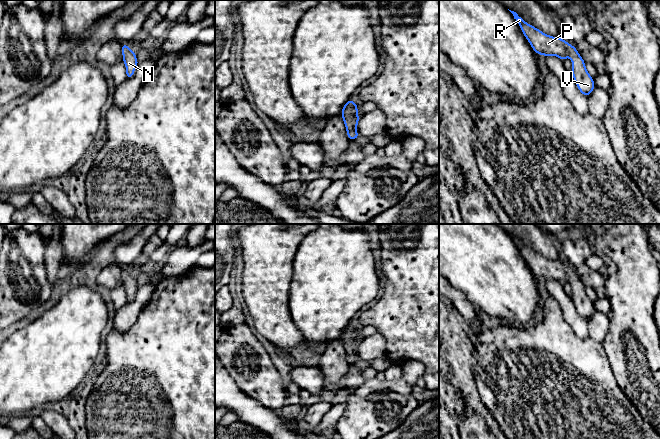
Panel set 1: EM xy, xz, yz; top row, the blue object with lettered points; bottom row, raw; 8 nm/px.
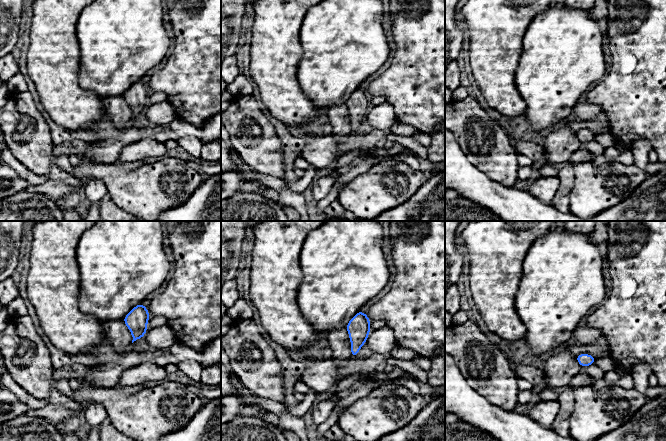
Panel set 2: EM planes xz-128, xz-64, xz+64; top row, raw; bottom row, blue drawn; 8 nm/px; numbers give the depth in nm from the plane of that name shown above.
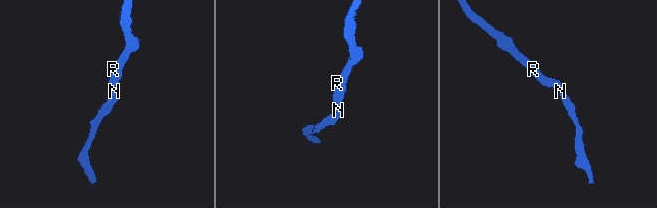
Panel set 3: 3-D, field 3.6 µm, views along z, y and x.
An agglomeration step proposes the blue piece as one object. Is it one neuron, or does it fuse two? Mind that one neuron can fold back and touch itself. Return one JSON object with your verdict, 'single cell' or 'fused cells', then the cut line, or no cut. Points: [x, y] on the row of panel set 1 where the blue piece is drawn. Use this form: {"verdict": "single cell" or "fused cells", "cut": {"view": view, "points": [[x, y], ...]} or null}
{"verdict": "single cell", "cut": null}

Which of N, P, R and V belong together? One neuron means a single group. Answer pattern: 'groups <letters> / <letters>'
groups N P R V

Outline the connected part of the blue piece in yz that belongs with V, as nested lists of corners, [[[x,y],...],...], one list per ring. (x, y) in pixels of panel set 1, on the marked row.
[[[509,10],[527,38],[534,52],[546,57],[554,55],[562,61],[567,57],[572,59],[572,76],[577,88],[584,96],[589,96],[595,88],[593,77],[587,72],[585,62],[575,46],[560,37],[546,35],[541,30],[525,22],[516,12]]]

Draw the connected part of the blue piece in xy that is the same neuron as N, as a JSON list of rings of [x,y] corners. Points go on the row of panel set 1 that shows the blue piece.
[[[127,43],[121,45],[121,51],[123,54],[122,60],[124,61],[126,66],[126,78],[130,79],[133,77],[135,68],[137,67],[139,62],[137,61],[136,53],[129,49]]]

